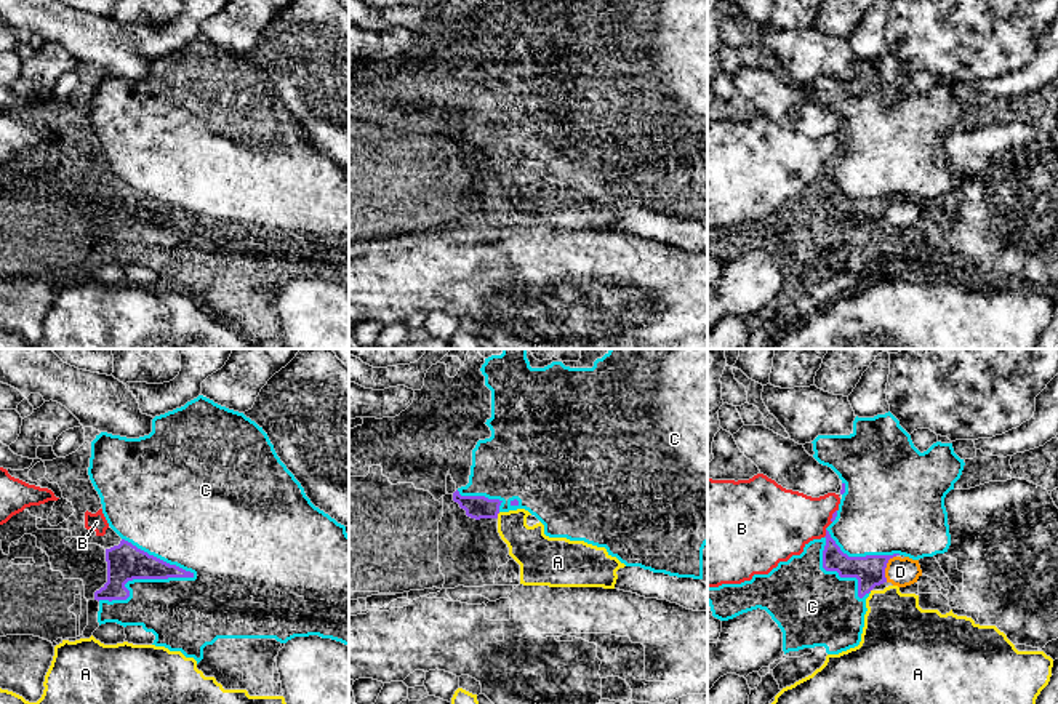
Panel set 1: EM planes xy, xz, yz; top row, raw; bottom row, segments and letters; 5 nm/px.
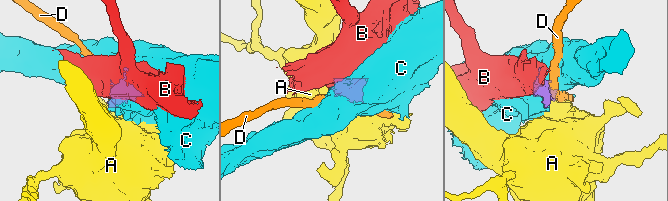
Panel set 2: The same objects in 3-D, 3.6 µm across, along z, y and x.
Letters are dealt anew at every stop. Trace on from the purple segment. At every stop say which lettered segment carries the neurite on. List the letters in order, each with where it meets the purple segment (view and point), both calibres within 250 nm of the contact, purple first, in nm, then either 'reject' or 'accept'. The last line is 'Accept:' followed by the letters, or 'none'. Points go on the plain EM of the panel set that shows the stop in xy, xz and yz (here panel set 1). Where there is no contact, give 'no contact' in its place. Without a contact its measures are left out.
A: xz (496, 157) | 120/200 nm | reject
B: yz (826, 175) | 120/340 nm | reject
C: xy (138, 220) | 190/340 nm | accept
D: yz (885, 208) | 150/140 nm | reject
Accept: C

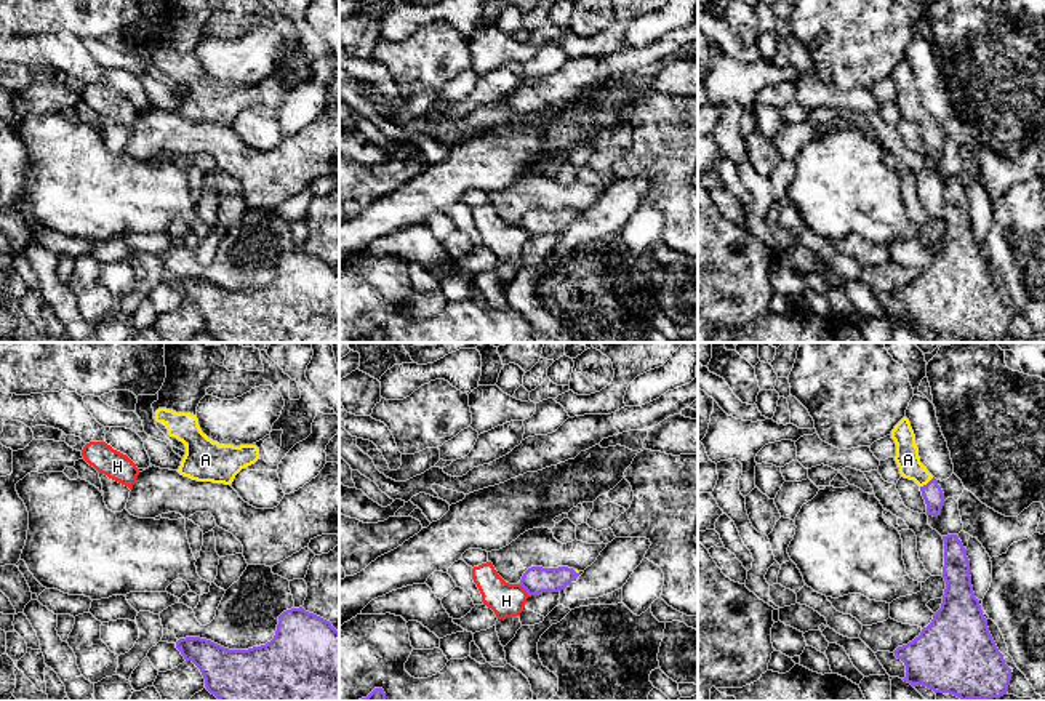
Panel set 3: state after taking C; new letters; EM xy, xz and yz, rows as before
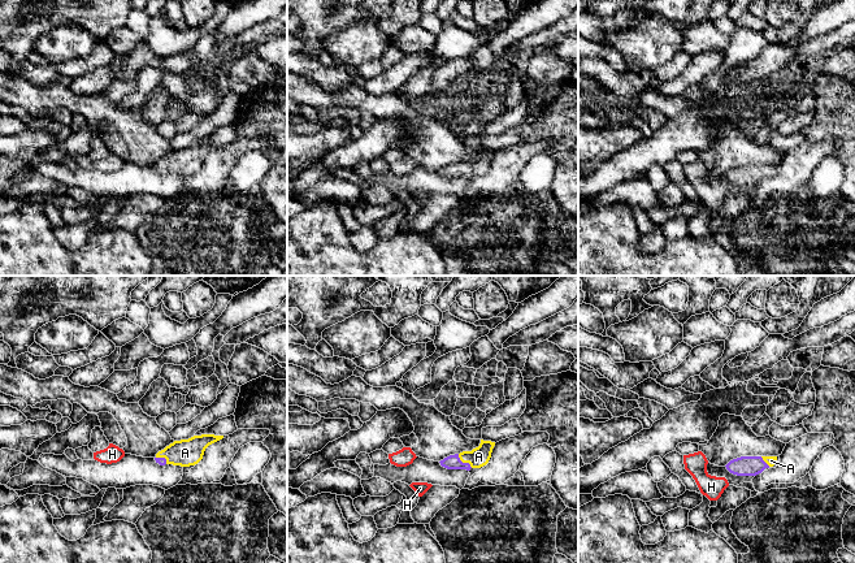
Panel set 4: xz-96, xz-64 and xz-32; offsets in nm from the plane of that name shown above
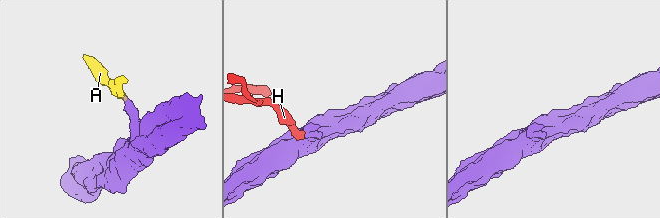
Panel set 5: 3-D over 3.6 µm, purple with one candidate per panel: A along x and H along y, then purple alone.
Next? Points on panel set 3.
A: yz (928, 124) | 100/120 nm | accept
H: xz (525, 231) | 140/170 nm | reject
Accept: A

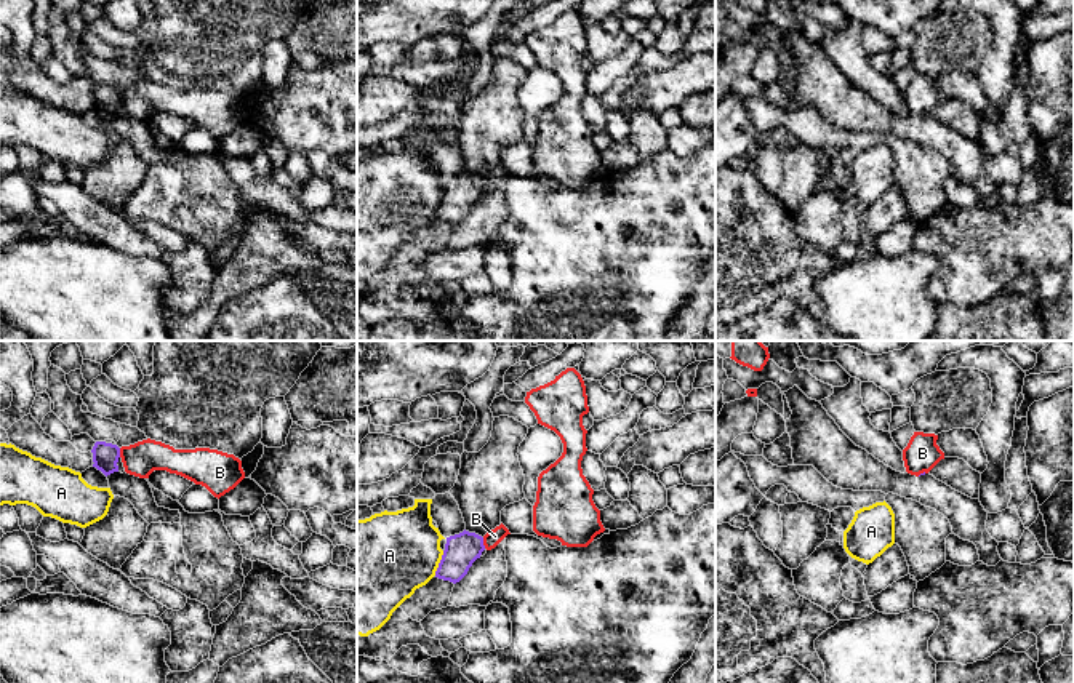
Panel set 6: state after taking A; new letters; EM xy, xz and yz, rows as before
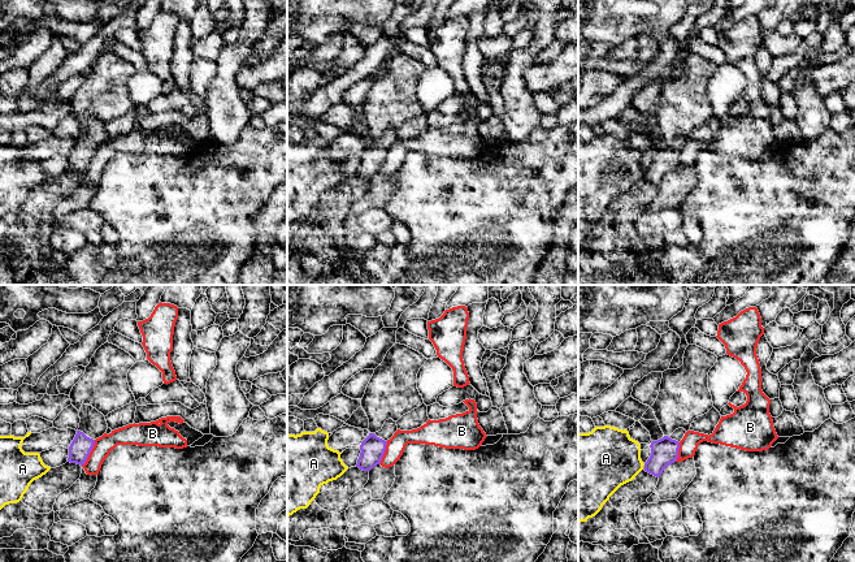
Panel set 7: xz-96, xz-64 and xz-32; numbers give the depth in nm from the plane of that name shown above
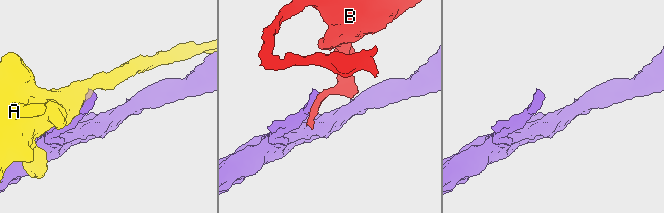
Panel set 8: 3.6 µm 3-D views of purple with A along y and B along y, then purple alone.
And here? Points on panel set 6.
A: xz (439, 205) | 170/440 nm | reject
B: xz (482, 184) | 170/80 nm | reject
Accept: none

